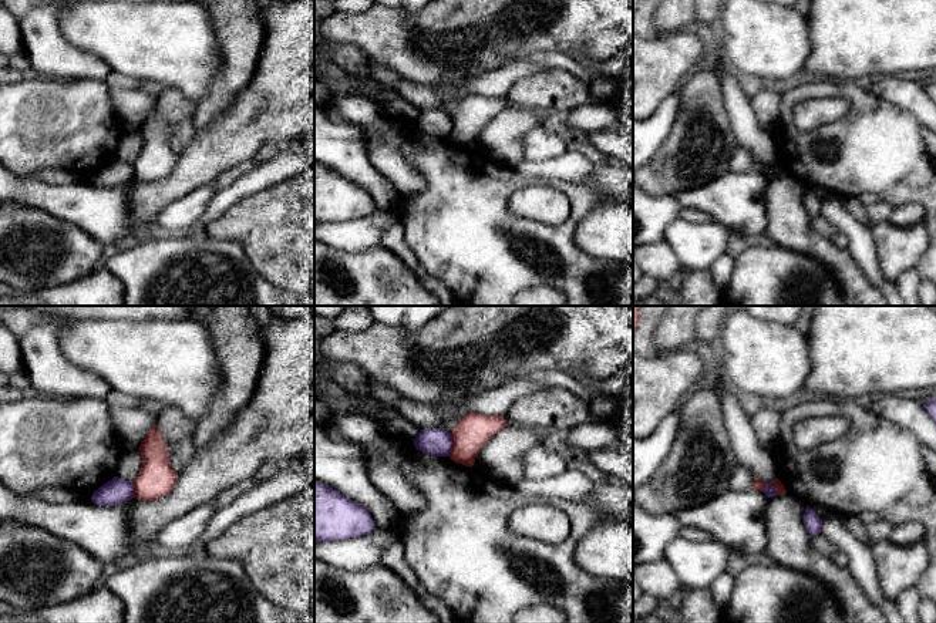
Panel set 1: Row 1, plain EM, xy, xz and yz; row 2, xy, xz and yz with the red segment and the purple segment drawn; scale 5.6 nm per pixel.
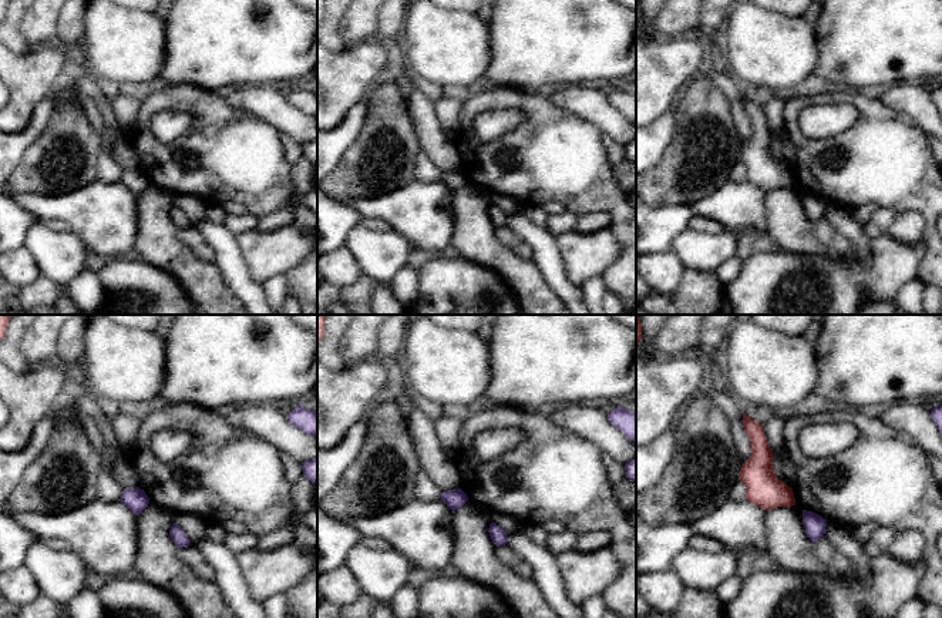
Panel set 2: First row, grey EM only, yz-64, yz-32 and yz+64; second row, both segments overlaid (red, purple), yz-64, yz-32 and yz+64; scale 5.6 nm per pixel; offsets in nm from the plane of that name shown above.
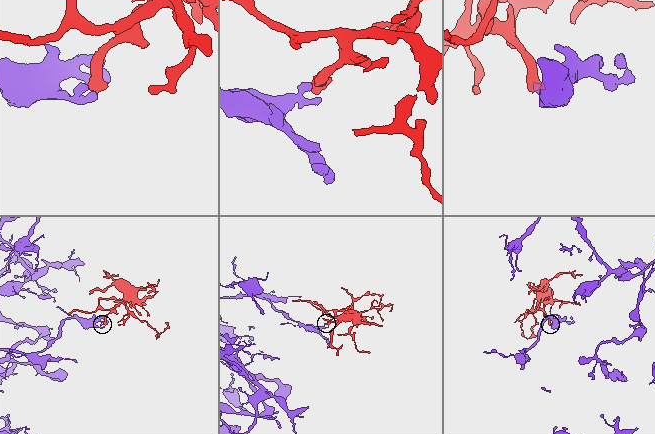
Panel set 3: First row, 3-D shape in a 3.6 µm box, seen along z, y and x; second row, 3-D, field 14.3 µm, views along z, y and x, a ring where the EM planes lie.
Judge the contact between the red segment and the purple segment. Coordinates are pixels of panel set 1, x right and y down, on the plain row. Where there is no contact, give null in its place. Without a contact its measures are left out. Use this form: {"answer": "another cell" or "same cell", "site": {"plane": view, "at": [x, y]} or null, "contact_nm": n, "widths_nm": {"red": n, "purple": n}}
{"answer": "another cell", "site": {"plane": "yz", "at": [773, 165]}, "contact_nm": 100, "widths_nm": {"red": 60, "purple": 70}}

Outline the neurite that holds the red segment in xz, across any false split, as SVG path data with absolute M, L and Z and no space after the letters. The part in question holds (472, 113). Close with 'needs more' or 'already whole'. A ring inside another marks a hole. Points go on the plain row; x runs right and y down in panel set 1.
M469 94L454 108L450 139L465 148L472 148L477 134L499 112L508 108L501 97Z; already whole

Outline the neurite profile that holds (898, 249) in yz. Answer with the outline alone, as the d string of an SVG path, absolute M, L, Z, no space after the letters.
M889 222L871 226L876 256L882 275L889 282L918 266L930 245L930 233L925 222L910 228L898 228Z

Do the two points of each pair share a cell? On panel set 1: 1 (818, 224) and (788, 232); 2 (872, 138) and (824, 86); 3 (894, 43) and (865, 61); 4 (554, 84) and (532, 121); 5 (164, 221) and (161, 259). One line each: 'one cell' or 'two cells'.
1: two cells
2: one cell
3: one cell
4: two cells
5: two cells

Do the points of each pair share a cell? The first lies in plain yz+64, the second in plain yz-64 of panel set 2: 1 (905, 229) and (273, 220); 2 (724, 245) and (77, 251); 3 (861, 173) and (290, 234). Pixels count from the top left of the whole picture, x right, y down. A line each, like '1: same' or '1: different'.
1: same
2: same
3: different

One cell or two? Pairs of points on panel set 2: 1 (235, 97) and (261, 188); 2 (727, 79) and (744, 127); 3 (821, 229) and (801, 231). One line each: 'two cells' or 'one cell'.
1: two cells
2: one cell
3: two cells

